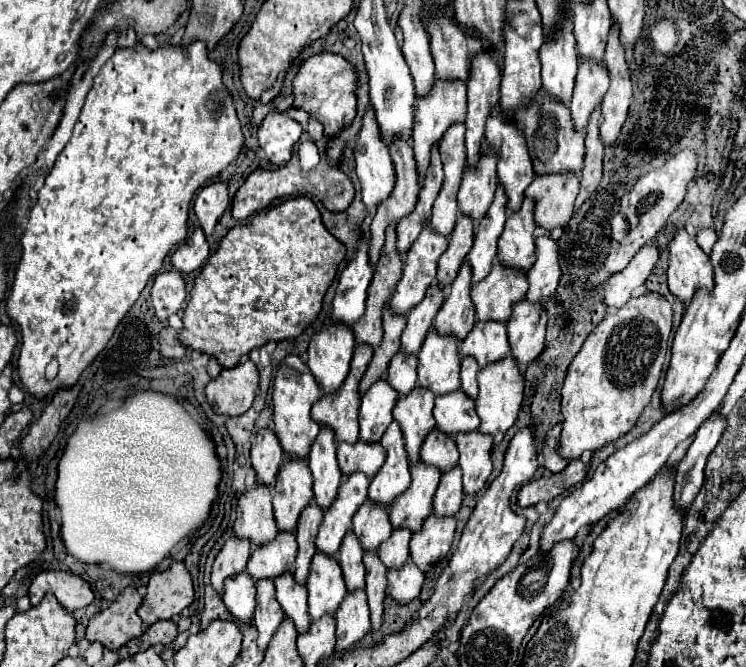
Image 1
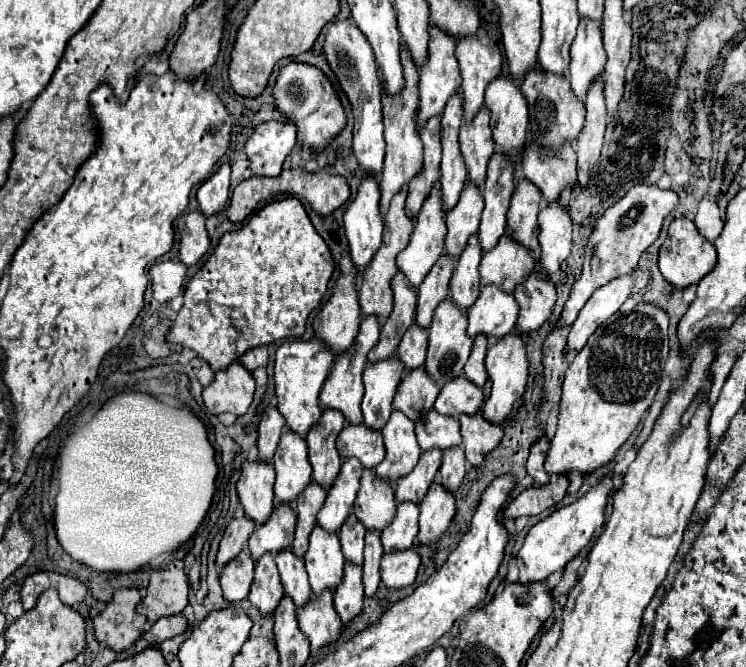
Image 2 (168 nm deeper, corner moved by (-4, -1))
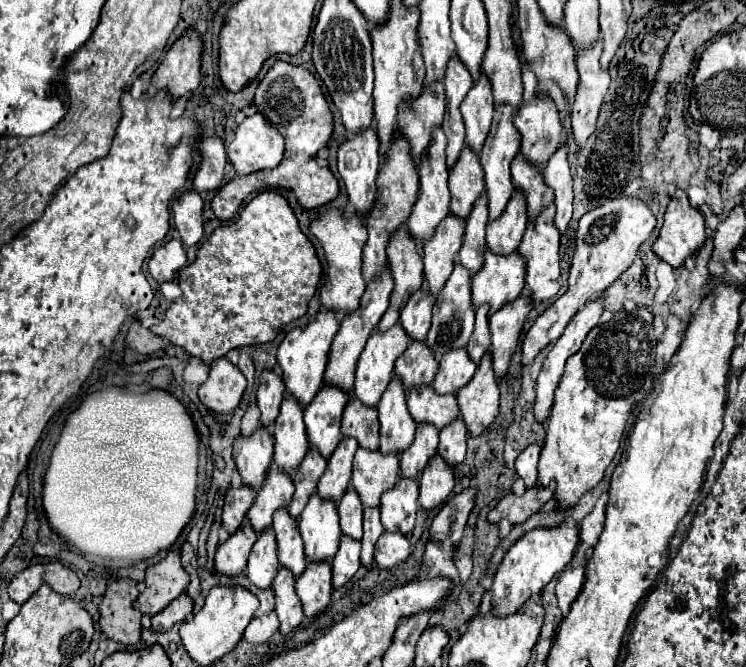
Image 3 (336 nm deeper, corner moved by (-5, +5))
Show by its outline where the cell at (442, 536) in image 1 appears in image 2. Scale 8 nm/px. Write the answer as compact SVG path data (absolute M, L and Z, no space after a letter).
M438 481L430 485L430 491L420 503L420 531L418 541L422 545L436 543L452 523L452 517L456 513L454 507L454 495L446 491Z

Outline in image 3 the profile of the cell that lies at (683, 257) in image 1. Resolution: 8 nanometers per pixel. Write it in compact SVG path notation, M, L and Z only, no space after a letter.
M677 189L669 201L661 235L653 243L653 253L673 269L679 269L685 259L699 253L705 241L707 235L703 215L689 205L687 193Z

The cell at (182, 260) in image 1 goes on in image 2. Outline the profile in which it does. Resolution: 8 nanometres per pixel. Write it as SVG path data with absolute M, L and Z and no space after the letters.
M190 211L178 217L178 233L180 233L180 261L190 267L194 265L210 247L208 233L204 229L204 215L200 211Z

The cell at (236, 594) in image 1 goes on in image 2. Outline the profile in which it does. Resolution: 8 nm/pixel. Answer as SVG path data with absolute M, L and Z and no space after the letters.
M242 551L238 559L230 561L220 573L220 585L224 591L224 599L240 601L250 593L250 583L254 577L254 561L250 559L250 551Z

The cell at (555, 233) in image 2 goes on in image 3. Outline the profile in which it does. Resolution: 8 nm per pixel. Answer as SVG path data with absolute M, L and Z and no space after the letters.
M563 143L561 149L557 149L557 153L549 159L543 169L543 177L547 187L555 193L555 227L559 233L567 233L573 213L573 179L567 163L567 143Z

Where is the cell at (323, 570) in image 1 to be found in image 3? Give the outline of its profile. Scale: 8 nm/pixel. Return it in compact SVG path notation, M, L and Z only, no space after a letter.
M313 493L311 501L301 513L299 531L305 541L305 557L309 563L331 561L337 555L341 543L335 503L323 501L317 493Z

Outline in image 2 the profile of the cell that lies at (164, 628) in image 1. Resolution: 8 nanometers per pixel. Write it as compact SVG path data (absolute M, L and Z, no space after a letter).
M178 613L178 615L170 615L170 617L158 619L158 621L150 627L150 631L144 633L144 637L146 637L146 641L148 641L150 645L160 645L162 641L172 639L172 637L184 633L186 627L188 627L186 617L184 617L182 613Z

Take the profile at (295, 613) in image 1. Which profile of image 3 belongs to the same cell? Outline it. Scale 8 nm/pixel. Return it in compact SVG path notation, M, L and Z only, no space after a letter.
M279 509L279 513L275 513L273 531L277 535L279 563L287 567L295 575L295 579L299 579L307 569L307 561L303 557L303 539L299 537L297 523L291 521L287 509Z

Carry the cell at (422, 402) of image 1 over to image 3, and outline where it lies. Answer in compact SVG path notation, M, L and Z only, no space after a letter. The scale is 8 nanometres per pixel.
M411 343L403 357L395 363L395 377L403 383L405 391L411 391L413 387L421 385L431 385L435 375L437 375L439 363L431 349L427 345L415 345Z

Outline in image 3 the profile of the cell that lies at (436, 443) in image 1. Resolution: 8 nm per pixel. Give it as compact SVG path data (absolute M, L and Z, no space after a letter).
M415 389L407 395L407 407L417 423L431 423L437 429L459 417L459 405L455 397L439 397L433 389Z

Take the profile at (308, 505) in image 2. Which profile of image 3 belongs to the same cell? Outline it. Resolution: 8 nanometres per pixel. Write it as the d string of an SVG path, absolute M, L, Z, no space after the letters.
M311 449L307 457L303 459L303 465L293 473L293 485L295 485L295 495L289 505L289 515L299 521L299 513L305 509L309 503L309 497L317 491L317 483L327 469L327 461L319 455L319 451Z

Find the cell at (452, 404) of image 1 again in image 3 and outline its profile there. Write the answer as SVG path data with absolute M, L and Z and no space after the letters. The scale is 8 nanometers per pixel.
M457 349L455 353L447 353L443 361L439 361L439 373L433 381L433 389L439 395L455 395L463 385L467 385L477 371L477 365L467 357L465 349Z

